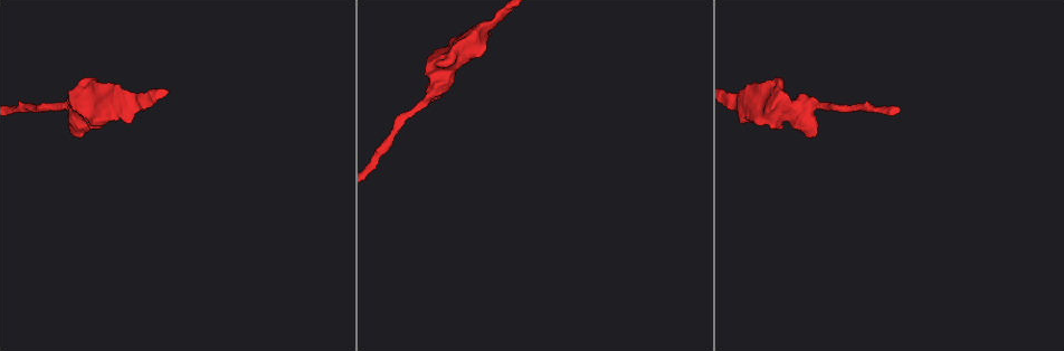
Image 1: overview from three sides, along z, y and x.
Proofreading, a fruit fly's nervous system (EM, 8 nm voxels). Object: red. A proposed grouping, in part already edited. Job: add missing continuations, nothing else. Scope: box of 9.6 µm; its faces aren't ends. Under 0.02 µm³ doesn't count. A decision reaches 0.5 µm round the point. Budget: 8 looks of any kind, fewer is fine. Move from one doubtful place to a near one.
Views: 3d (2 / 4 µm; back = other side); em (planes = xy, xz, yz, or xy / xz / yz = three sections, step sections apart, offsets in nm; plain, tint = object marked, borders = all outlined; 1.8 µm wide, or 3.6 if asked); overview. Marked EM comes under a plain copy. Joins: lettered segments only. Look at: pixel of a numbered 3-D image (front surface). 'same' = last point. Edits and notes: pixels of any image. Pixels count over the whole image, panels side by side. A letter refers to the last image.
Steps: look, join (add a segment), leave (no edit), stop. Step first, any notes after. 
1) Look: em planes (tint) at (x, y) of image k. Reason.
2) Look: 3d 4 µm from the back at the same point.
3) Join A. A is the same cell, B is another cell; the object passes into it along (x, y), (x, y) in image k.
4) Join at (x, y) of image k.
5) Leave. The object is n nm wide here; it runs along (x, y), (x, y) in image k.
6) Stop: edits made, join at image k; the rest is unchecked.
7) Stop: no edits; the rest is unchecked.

Look: em 3.6 µm xz step 8 (tint) at (83, 81) of image 1. Free end.

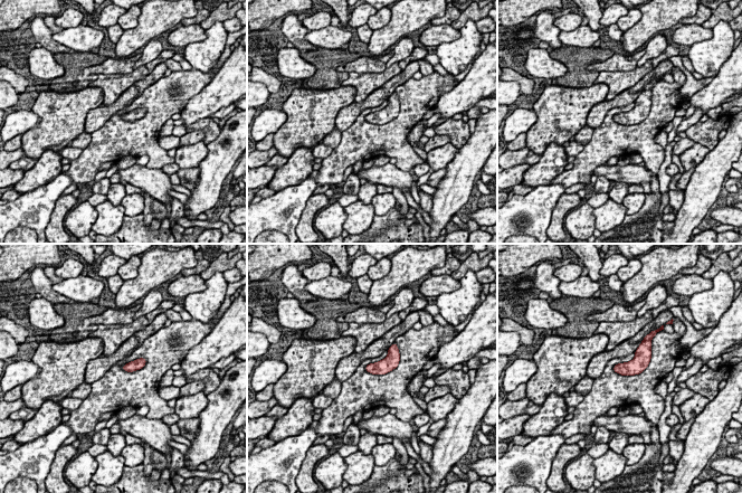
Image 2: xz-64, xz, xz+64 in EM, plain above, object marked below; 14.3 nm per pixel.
Look: em 3.6 µm planes (borders) at the same point. Cut it another way.

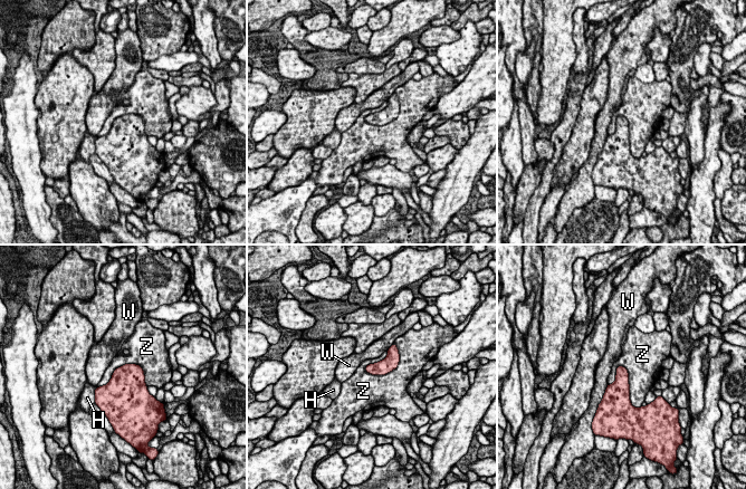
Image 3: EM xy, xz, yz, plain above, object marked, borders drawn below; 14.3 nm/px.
Leave. H, W and Z are other cells; a border runs along (394, 343), (394, 368), (364, 371) in image 3; none of them fits.

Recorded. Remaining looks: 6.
Look: 3d 4 µm at (77, 134) of image 1. An open end.

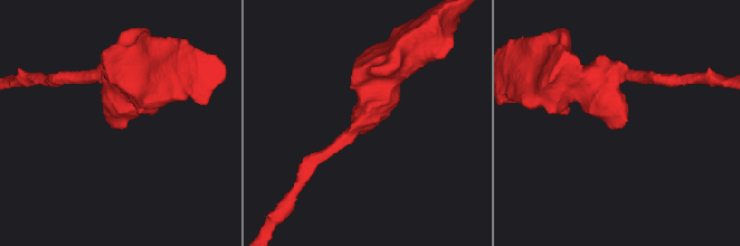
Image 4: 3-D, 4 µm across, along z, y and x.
Look: em 3.6 µm planes (borders) at (110, 124) of image 4. Need the tissue.

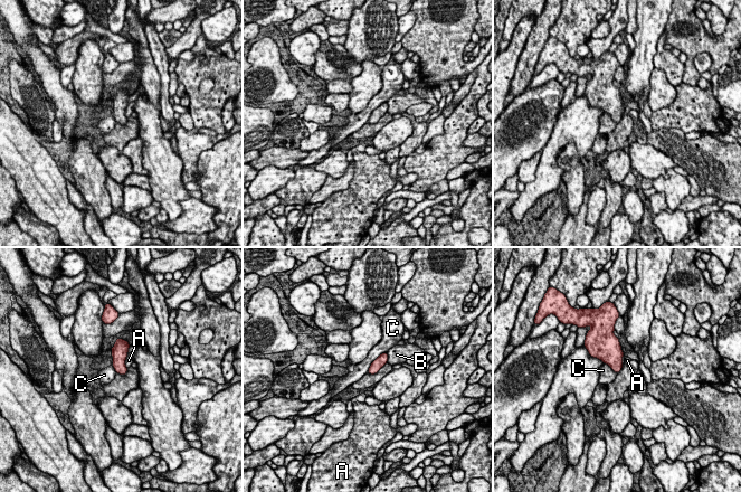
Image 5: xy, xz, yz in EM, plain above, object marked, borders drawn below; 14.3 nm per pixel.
Leave. A, B and C are other cells; a border runs along (386, 351), (371, 363), (367, 372) in image 5; no lettered segment goes on from it.

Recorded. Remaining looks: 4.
Look: em planes (borders) at (742, 123) of image 1. Stops while still wide.

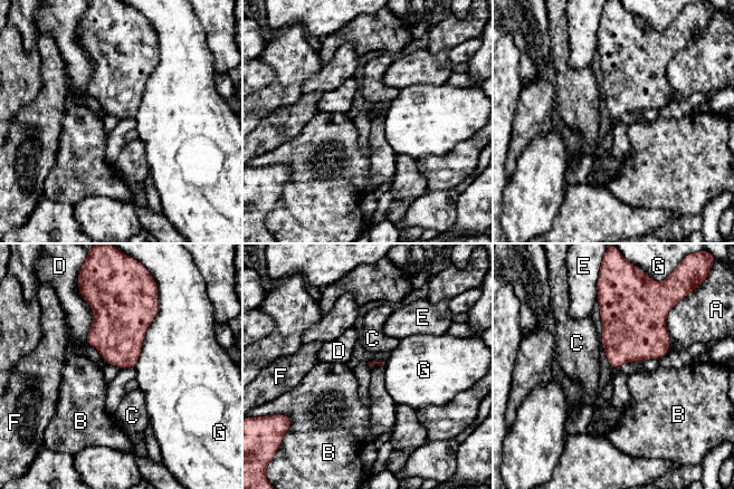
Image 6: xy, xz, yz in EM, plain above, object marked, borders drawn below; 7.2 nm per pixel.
Leave. A, B, C, D, E, F and G are other cells; a border runs along (159, 303), (134, 367) in image 6; none of them fits.

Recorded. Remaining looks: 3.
Stop: no edits; the rest is unchecked.

